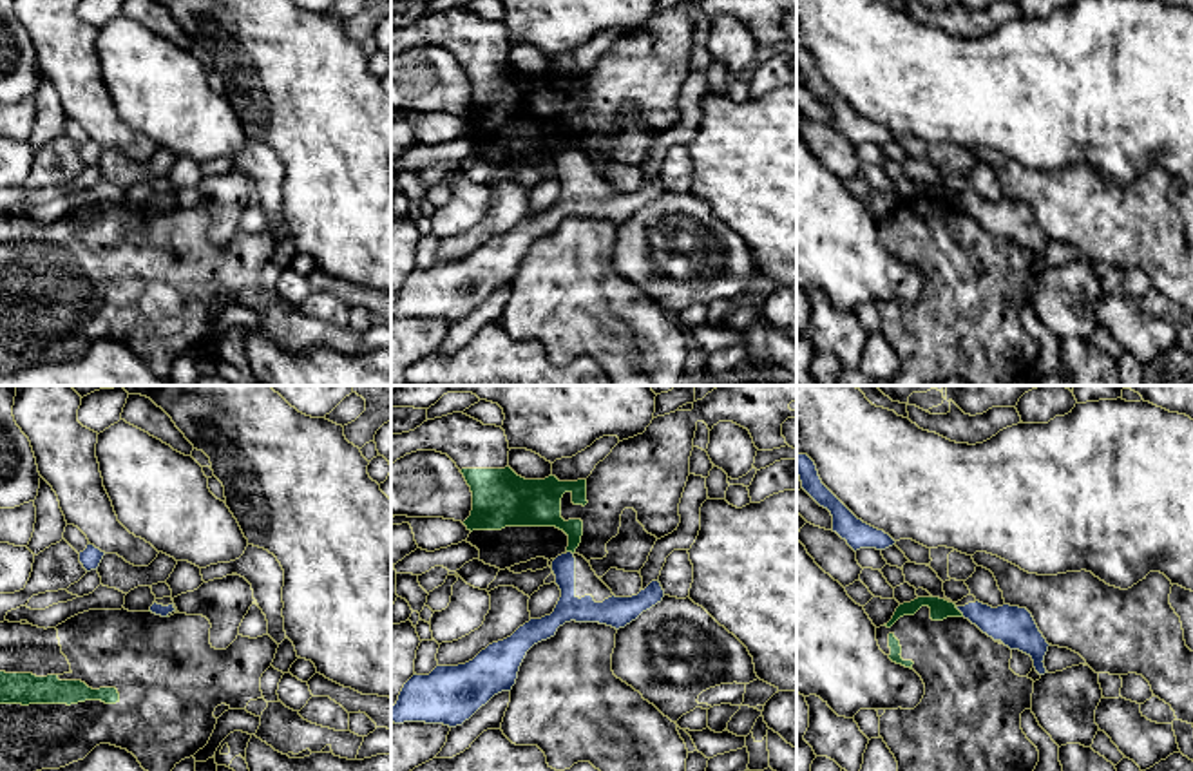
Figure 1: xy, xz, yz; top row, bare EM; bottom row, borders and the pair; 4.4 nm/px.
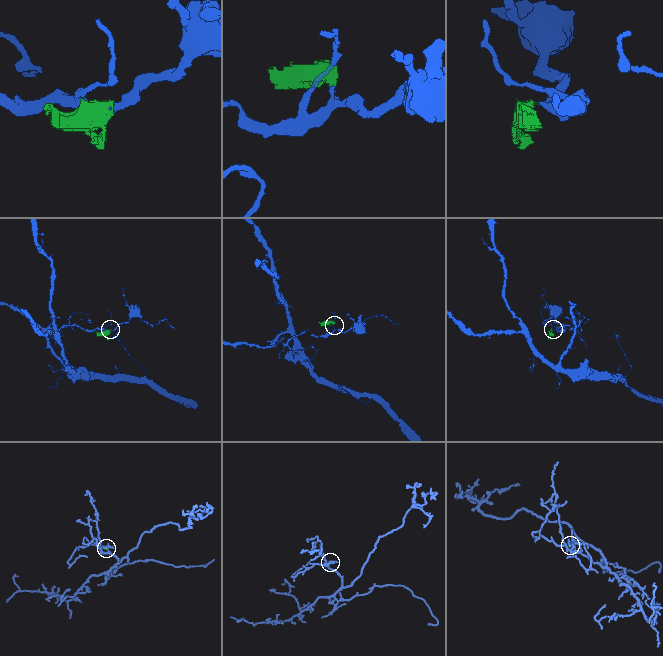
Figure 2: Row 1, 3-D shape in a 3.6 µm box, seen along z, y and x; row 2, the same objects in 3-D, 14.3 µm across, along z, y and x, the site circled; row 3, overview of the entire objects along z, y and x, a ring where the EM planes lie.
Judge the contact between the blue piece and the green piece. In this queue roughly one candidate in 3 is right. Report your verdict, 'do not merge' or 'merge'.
do not merge

